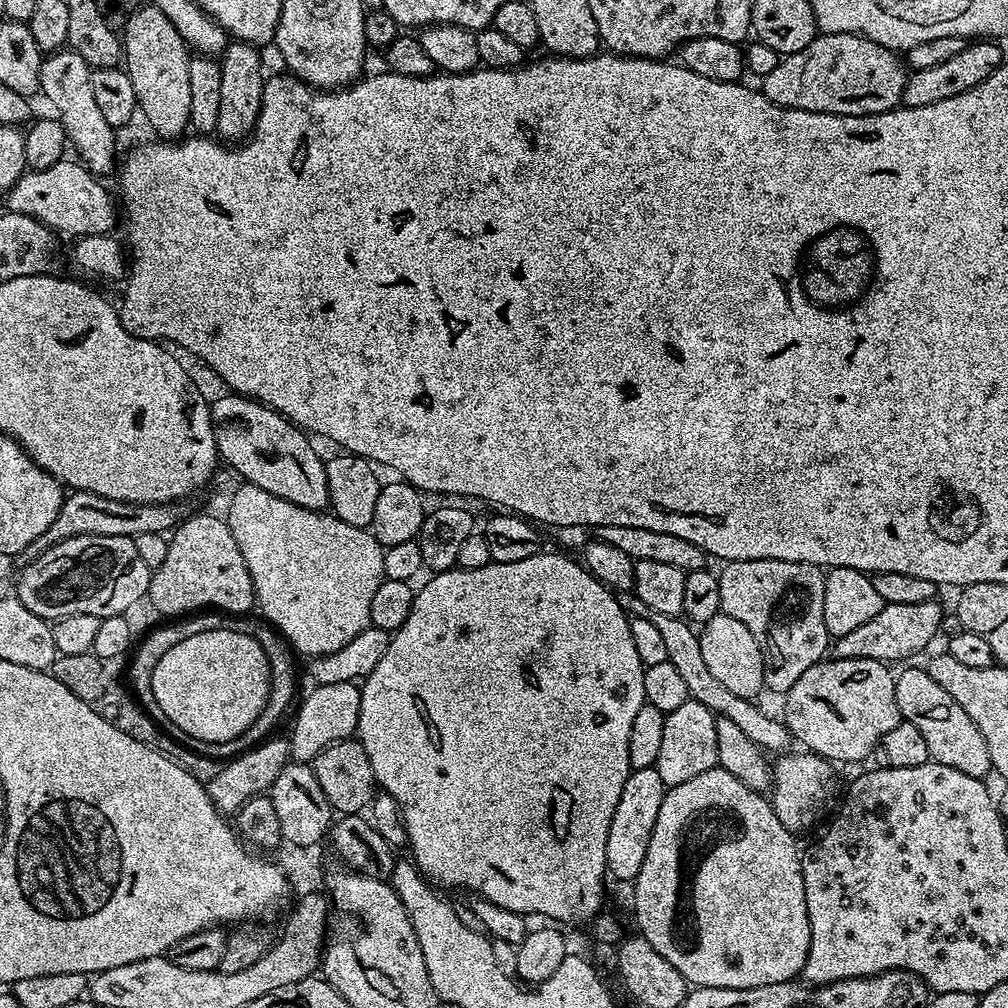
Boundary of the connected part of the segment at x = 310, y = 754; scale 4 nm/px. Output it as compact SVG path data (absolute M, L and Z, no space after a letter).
M347 680L346 682L330 682L317 684L312 693L299 701L295 709L296 721L292 724L290 735L290 756L296 762L311 762L326 746L339 740L347 740L357 735L356 727L360 717L360 689L359 683Z

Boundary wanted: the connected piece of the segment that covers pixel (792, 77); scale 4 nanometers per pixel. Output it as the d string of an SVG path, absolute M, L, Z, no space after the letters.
M825 32L817 34L802 50L789 52L764 76L762 91L766 98L770 98L772 104L777 104L783 108L793 108L794 110L810 110L811 112L821 112L822 114L834 114L835 116L873 116L879 112L891 112L904 99L904 87L909 78L906 71L906 64L897 53L891 52L886 46L878 46L878 42L870 42L870 38L862 38L858 34L830 34Z

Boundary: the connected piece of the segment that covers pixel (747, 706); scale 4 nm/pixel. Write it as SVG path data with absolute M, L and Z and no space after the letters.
M621 591L618 599L625 612L632 616L650 618L650 622L654 622L654 626L658 626L658 630L662 630L662 639L664 639L666 645L668 660L677 667L682 679L686 681L686 690L691 699L702 702L702 706L706 706L719 716L730 718L730 722L736 723L745 732L746 738L753 740L759 748L769 751L772 749L774 750L773 753L780 754L789 747L790 733L788 727L784 725L783 719L776 717L775 720L770 713L763 712L756 705L757 701L755 699L747 700L730 690L726 690L726 686L722 686L722 682L718 682L718 678L714 678L713 672L706 667L706 662L702 658L702 646L700 645L697 629L687 619L662 614L658 610L646 606L646 602L639 600L635 591Z

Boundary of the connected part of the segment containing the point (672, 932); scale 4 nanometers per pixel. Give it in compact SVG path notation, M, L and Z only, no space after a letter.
M722 767L711 768L698 778L690 778L690 782L673 784L662 798L662 806L658 810L658 822L654 822L654 834L650 834L650 846L646 849L646 859L642 862L642 870L638 870L634 887L636 887L636 908L634 907L634 924L647 943L653 944L670 962L674 962L691 980L693 985L725 984L726 986L754 986L762 982L778 982L782 978L790 978L805 971L812 959L812 923L806 910L806 886L802 878L800 865L801 849L796 849L797 837L782 822L778 822L778 814L774 814L769 797L754 791L746 782L742 782Z

